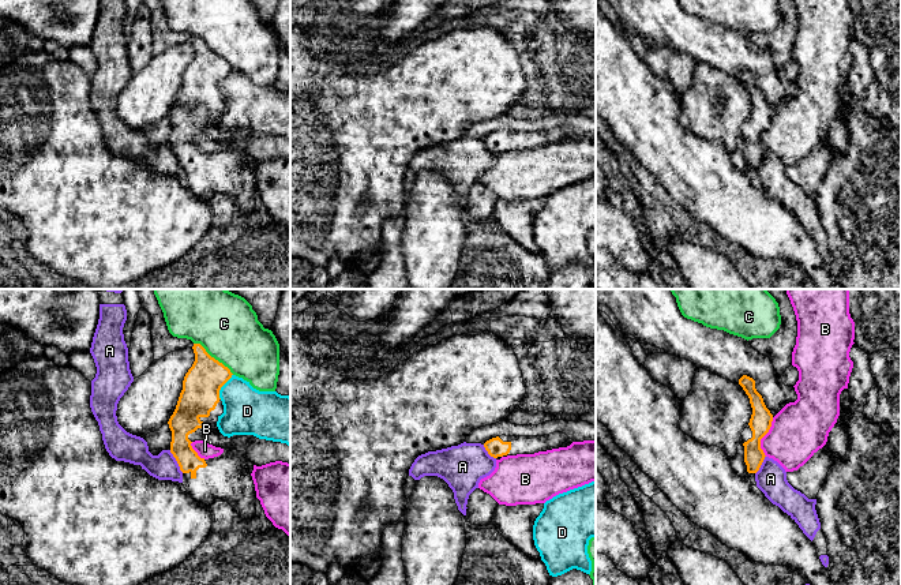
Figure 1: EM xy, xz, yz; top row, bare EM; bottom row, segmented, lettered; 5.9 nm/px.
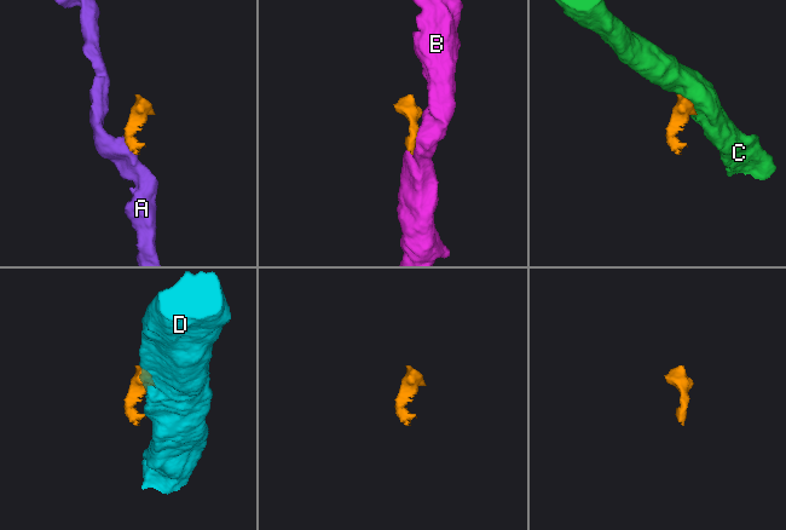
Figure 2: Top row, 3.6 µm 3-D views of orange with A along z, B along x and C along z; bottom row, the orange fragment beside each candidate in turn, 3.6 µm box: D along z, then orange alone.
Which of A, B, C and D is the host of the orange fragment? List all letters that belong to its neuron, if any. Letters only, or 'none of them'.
none of them

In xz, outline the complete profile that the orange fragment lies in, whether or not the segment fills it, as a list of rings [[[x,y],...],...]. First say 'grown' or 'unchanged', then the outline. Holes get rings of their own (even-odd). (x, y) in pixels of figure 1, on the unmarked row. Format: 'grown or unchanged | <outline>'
grown | [[[553,127],[544,131],[496,131],[484,138],[488,149],[496,154],[517,149],[534,149],[559,143],[568,134],[563,127]]]

